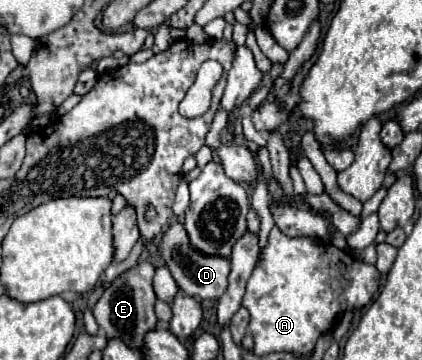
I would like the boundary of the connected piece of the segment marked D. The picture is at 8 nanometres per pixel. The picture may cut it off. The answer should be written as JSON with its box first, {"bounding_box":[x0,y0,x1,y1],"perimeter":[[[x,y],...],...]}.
{"bounding_box":[158,223,230,299],"perimeter":[[[174,223],[168,227],[168,231],[162,233],[162,239],[158,243],[158,253],[164,259],[164,265],[170,269],[176,285],[186,293],[186,295],[196,295],[200,299],[218,299],[224,289],[228,287],[228,273],[230,273],[230,261],[226,257],[218,255],[204,255],[198,251],[184,229],[182,223]]]}

